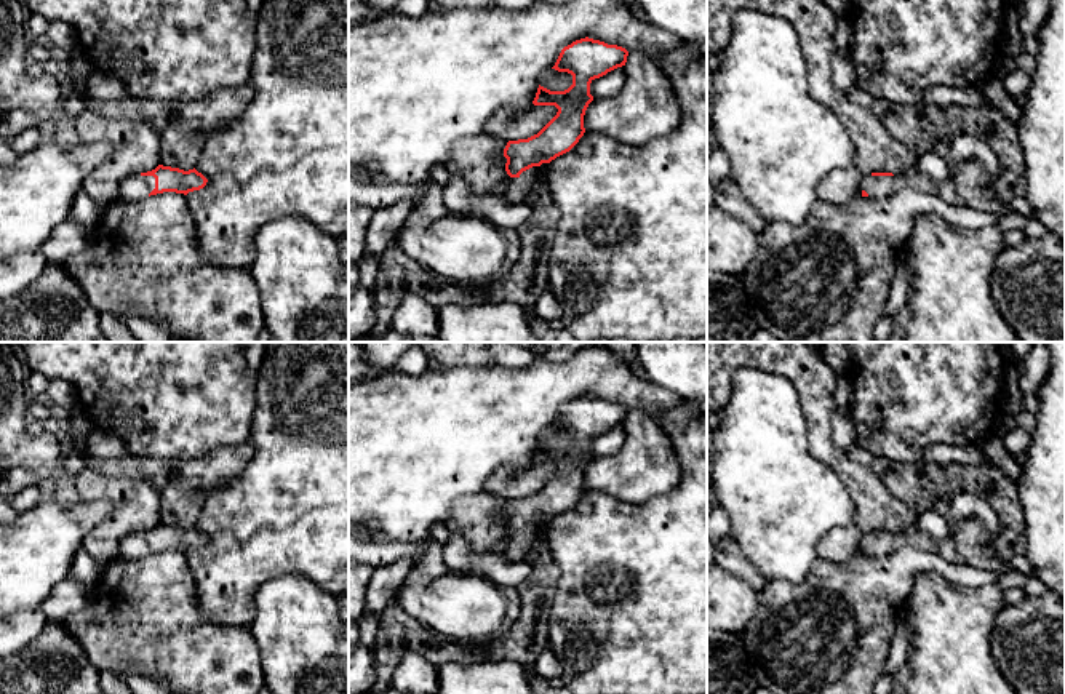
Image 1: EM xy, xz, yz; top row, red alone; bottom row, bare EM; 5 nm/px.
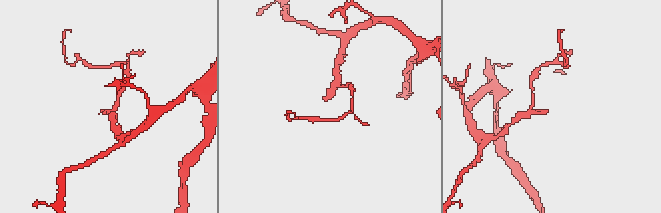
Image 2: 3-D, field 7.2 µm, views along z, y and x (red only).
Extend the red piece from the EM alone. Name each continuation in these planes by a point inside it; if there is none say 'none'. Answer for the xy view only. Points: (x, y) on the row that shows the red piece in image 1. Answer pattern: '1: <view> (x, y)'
1: xy (135, 187)

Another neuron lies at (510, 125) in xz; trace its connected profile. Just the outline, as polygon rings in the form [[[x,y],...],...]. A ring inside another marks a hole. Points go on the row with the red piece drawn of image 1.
[[[534,106],[529,110],[499,109],[485,125],[485,134],[505,141],[528,139],[537,134],[555,115],[555,106]]]

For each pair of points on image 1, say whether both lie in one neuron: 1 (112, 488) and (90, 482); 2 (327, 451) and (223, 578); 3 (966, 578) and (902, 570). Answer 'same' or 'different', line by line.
1: same
2: same
3: same

